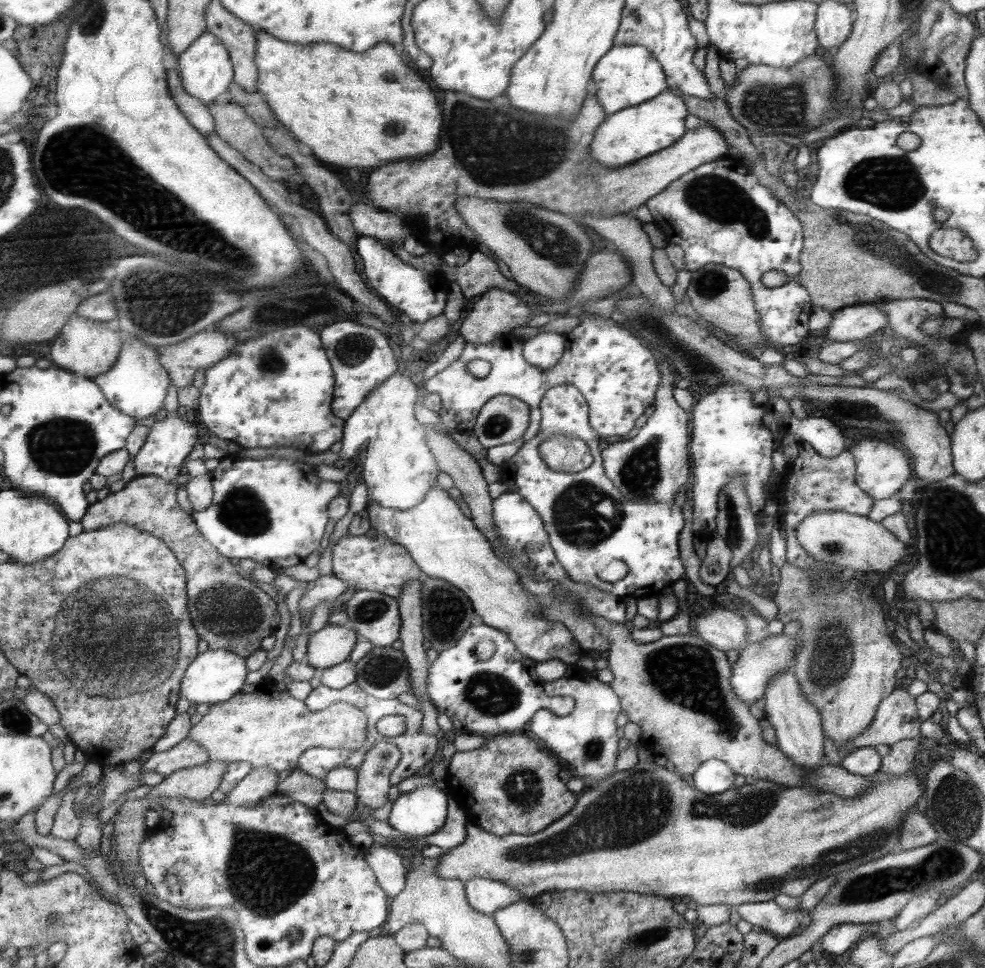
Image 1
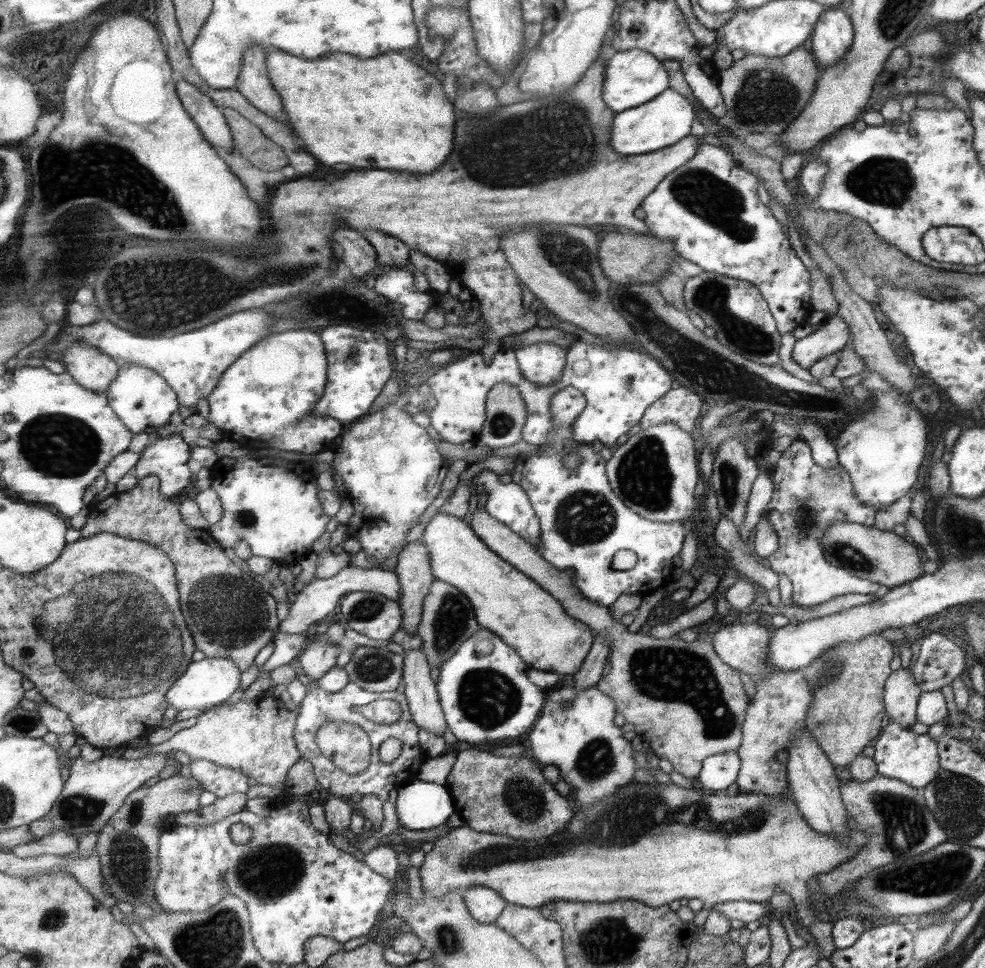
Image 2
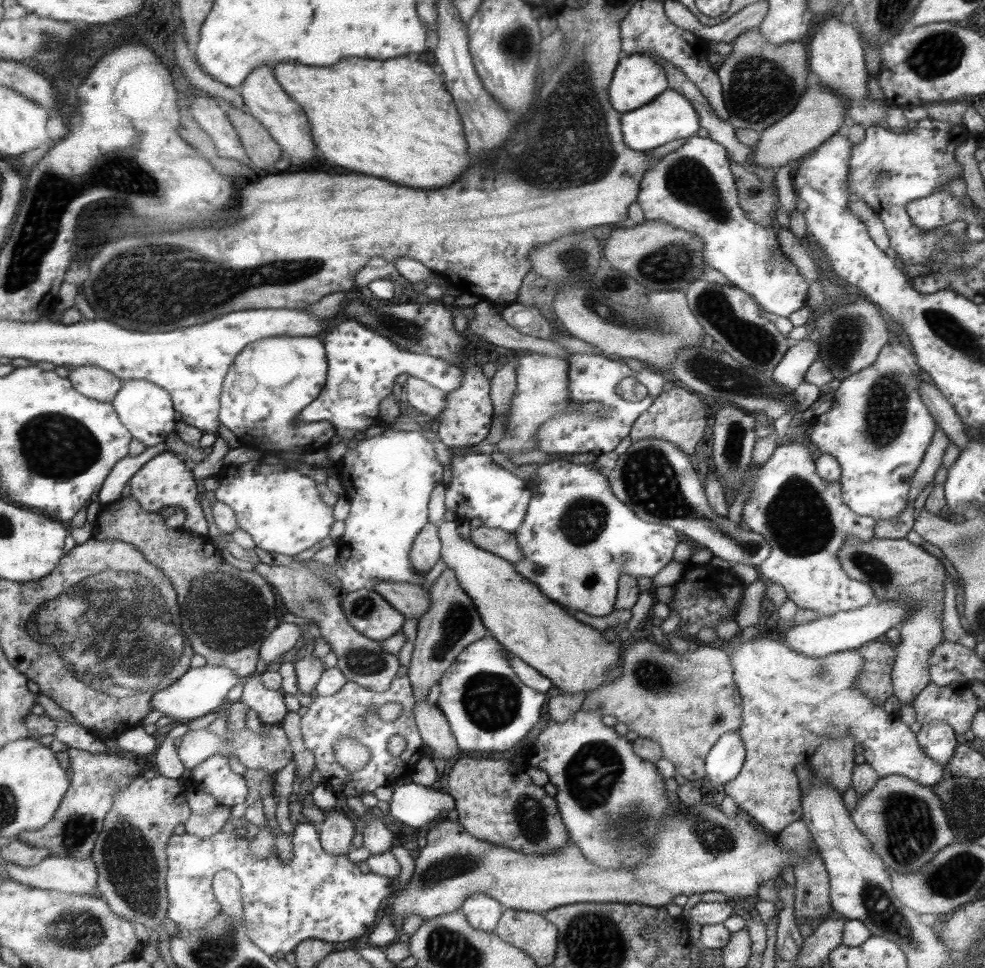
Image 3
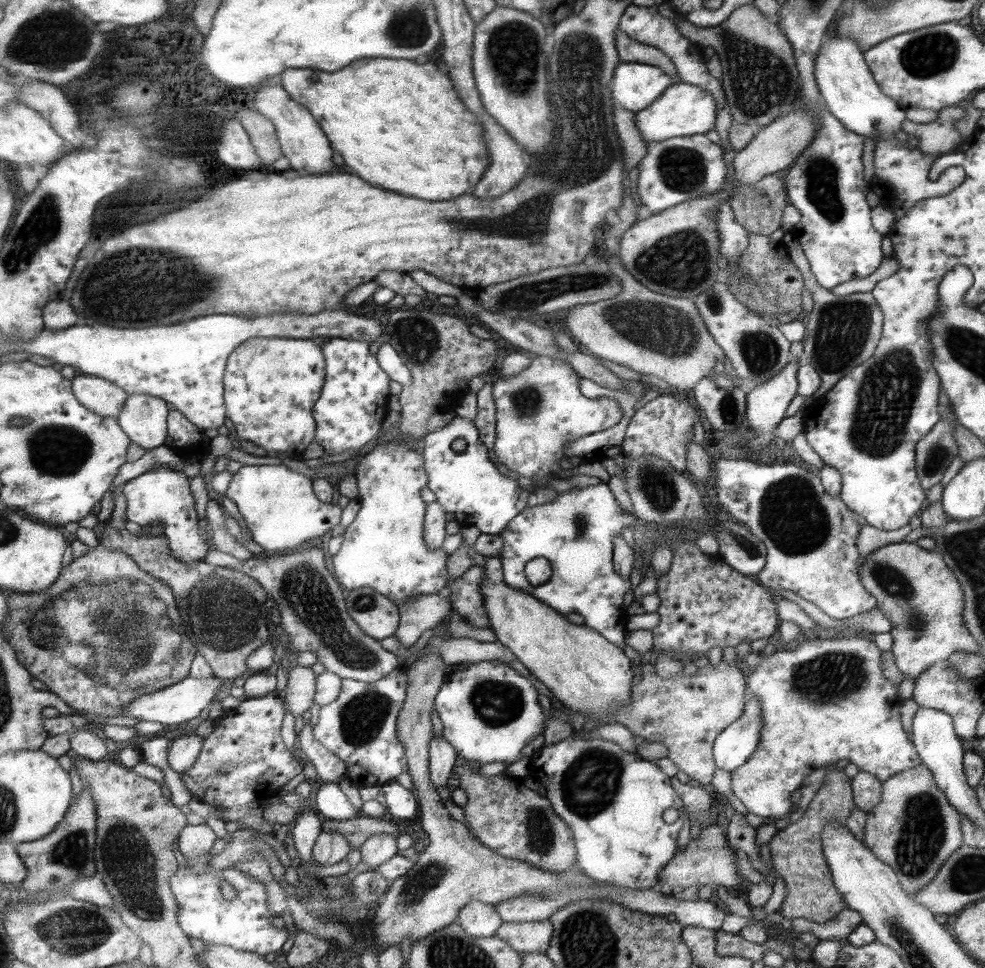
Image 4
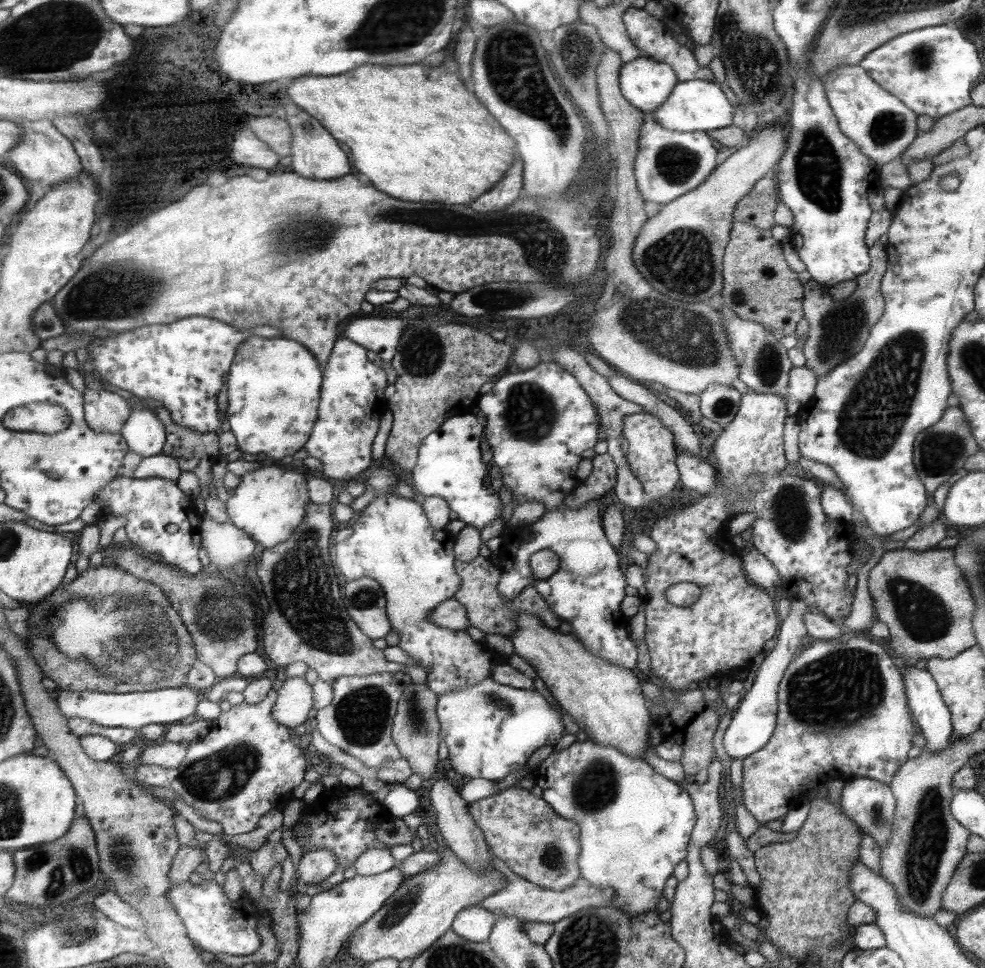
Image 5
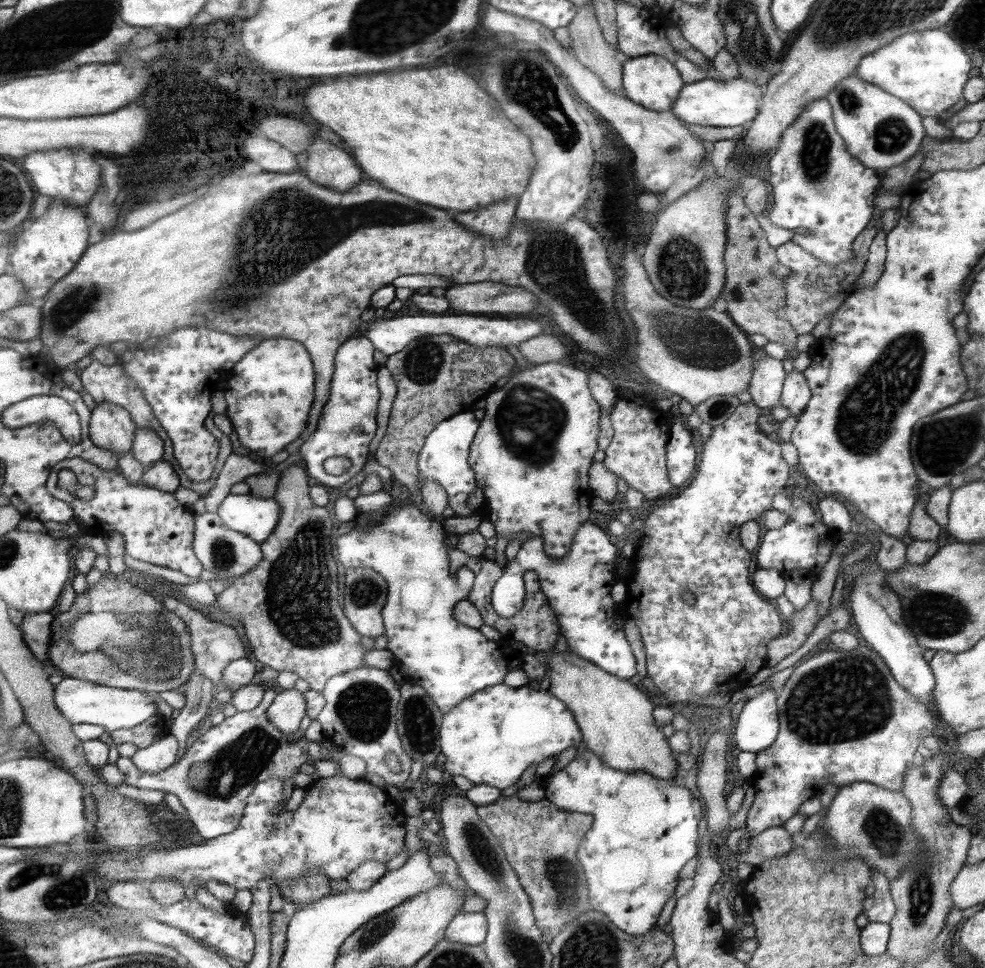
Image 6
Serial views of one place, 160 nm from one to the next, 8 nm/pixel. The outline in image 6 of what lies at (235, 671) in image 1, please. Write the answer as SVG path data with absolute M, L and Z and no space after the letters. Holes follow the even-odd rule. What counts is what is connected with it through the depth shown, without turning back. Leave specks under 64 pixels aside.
M67 676L56 684L55 700L63 716L73 724L104 726L108 735L119 729L140 725L157 713L157 704L145 695L145 691L103 686L101 683Z

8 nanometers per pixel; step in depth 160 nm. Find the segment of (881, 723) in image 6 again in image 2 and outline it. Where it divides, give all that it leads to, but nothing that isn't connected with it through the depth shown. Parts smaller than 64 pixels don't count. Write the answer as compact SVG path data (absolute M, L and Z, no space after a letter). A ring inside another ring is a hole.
M745 619L738 625L722 625L719 627L718 631L715 631L712 636L712 645L714 646L714 650L716 654L723 660L725 664L728 664L729 667L732 667L735 671L741 671L743 674L747 674L747 676L751 676L753 682L755 682L755 692L753 692L753 696L751 696L751 700L748 702L747 710L744 714L744 724L741 725L741 734L743 735L740 740L740 745L736 748L736 753L740 758L740 769L738 770L738 775L736 781L734 782L737 785L738 794L749 794L750 792L754 792L755 794L763 794L764 796L768 796L768 798L776 798L776 796L780 796L780 798L788 798L791 797L791 790L789 788L788 775L786 766L779 763L775 759L775 753L779 752L779 750L788 750L788 746L790 746L790 742L792 742L792 734L794 734L794 730L798 730L800 726L804 726L806 724L806 713L808 712L810 702L812 702L812 688L808 680L804 677L804 674L801 673L800 670L795 672L779 672L779 670L775 670L773 666L767 666L768 660L768 642L770 642L771 634L767 633L767 629L763 626L758 625L751 619ZM891 722L878 734L877 741L873 745L872 759L876 763L877 774L896 778L908 783L914 789L927 786L939 773L939 751L936 749L936 741L926 734L913 734L896 722Z

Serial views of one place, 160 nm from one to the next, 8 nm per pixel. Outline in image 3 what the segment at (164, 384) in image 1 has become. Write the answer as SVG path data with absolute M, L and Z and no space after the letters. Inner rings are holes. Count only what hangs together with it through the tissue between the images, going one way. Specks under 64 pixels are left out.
M125 381L120 394L112 404L131 435L145 442L148 448L167 442L167 438L175 433L178 424L175 418L176 409L171 394L165 388L149 381Z

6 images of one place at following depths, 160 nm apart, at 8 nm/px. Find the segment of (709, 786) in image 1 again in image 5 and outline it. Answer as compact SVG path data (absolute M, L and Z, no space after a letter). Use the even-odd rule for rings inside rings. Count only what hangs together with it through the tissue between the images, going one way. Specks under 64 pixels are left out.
M788 597L788 615L782 619L780 633L775 639L776 646L770 654L764 655L762 664L754 672L755 678L749 691L744 693L733 712L729 724L723 733L722 745L725 752L734 759L744 759L746 756L759 751L769 742L776 725L777 712L777 686L796 654L795 649L799 645L800 639L806 633L803 622L803 615L809 611L809 606L804 598Z

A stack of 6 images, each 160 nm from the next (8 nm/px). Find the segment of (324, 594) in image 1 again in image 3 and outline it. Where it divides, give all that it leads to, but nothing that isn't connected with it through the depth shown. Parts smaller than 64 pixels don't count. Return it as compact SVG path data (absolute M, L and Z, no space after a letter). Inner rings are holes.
M376 580L373 590L400 611L404 618L416 618L418 621L430 607L428 591L417 584ZM281 622L275 630L269 633L259 648L261 662L269 665L275 658L288 651L293 652L300 643L300 626L293 623Z

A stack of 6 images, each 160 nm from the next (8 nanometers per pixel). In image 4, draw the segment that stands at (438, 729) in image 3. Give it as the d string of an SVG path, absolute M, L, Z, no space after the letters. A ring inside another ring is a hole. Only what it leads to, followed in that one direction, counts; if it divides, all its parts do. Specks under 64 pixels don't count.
M432 736L428 746L428 769L432 785L446 786L447 778L454 771L456 750L444 739Z

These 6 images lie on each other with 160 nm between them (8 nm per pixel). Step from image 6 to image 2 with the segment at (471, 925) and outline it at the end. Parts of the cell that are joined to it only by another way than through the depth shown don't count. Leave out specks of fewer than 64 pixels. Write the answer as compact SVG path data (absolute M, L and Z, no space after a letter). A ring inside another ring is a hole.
M473 886L460 892L469 915L479 923L492 924L503 913L505 900L485 886Z

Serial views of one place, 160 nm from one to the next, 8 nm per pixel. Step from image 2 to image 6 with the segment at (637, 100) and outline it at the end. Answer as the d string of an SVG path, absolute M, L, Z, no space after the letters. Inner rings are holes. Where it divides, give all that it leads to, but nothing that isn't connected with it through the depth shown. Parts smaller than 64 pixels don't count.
M655 55L629 58L622 64L621 93L645 110L653 112L669 111L684 88L685 82L680 71L667 59Z

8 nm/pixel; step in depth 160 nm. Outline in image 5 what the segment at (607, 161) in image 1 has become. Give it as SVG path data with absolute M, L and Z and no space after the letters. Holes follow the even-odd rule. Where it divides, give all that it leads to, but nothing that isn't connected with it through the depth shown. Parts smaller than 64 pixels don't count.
M699 79L677 81L668 100L653 112L654 117L669 130L676 131L703 131L707 132L718 128L725 128L731 124L731 104L725 100L725 94L709 81Z

